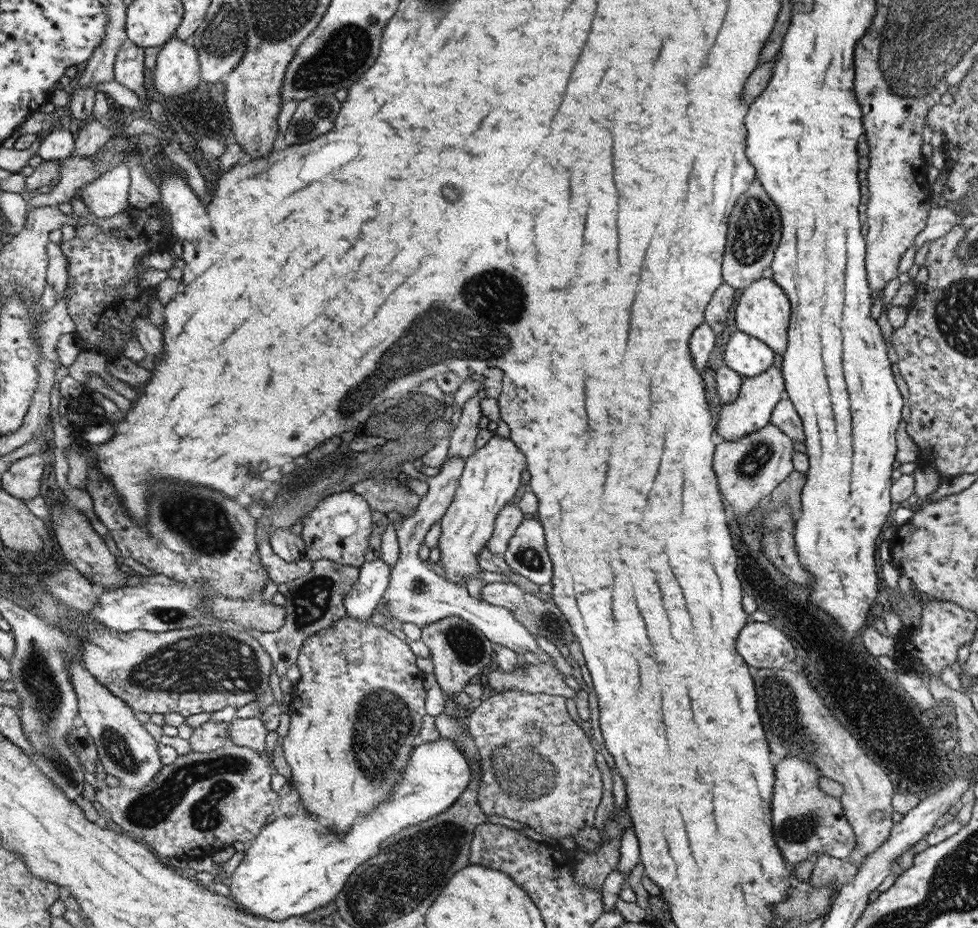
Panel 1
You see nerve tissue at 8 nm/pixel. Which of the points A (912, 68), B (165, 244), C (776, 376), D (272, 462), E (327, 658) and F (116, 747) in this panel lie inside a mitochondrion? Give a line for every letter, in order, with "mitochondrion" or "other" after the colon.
A: mitochondrion
B: other
C: other
D: other
E: other
F: mitochondrion

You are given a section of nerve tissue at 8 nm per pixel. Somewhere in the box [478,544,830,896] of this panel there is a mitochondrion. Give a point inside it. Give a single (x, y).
(525, 765)

